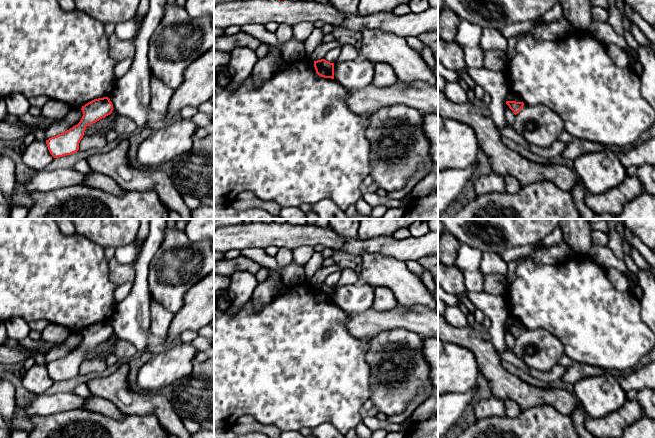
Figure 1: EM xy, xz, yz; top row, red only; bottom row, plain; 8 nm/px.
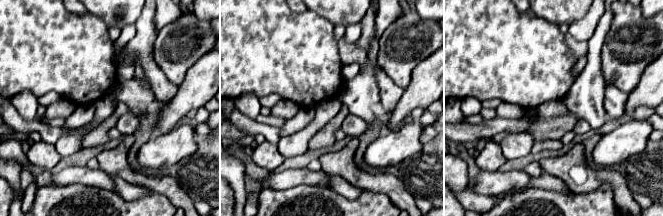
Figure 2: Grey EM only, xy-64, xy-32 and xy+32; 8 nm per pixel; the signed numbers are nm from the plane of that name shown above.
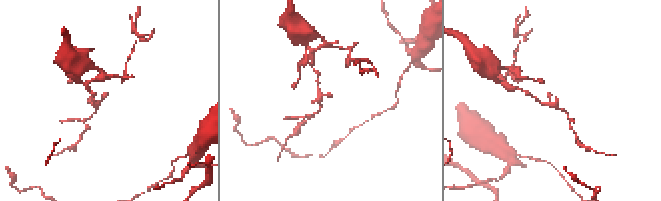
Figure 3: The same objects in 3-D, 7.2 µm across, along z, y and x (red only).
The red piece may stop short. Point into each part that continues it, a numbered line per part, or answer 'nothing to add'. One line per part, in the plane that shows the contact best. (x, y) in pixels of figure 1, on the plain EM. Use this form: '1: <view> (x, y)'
nothing to add

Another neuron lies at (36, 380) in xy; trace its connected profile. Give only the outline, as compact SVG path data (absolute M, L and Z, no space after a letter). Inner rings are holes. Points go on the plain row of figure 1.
M37 363L25 371L21 380L25 389L35 395L45 394L54 383L48 374L46 366Z

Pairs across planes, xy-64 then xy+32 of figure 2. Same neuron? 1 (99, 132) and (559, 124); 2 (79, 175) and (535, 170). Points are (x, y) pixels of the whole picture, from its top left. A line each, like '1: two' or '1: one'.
1: two
2: two

